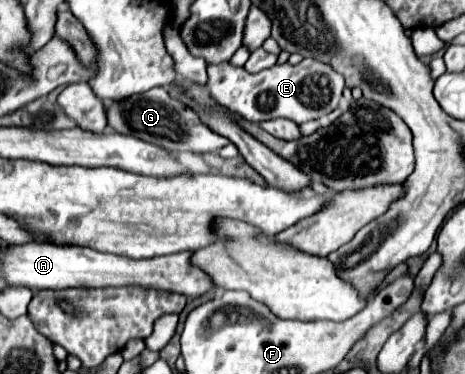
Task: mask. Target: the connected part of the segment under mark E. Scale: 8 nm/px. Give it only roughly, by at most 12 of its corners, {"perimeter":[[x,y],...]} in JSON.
{"perimeter":[[320,61],[254,75],[208,67],[206,87],[250,123],[300,125],[338,107],[344,77]]}

